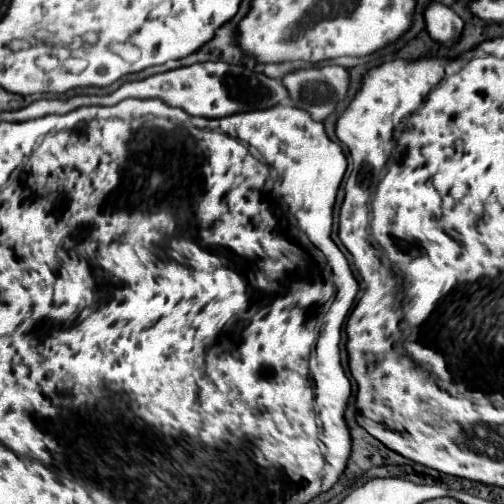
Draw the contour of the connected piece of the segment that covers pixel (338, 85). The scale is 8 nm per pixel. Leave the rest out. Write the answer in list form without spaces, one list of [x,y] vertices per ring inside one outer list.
[[[343,66],[301,68],[281,80],[293,106],[311,114],[313,120],[325,120],[347,94],[349,74]]]

